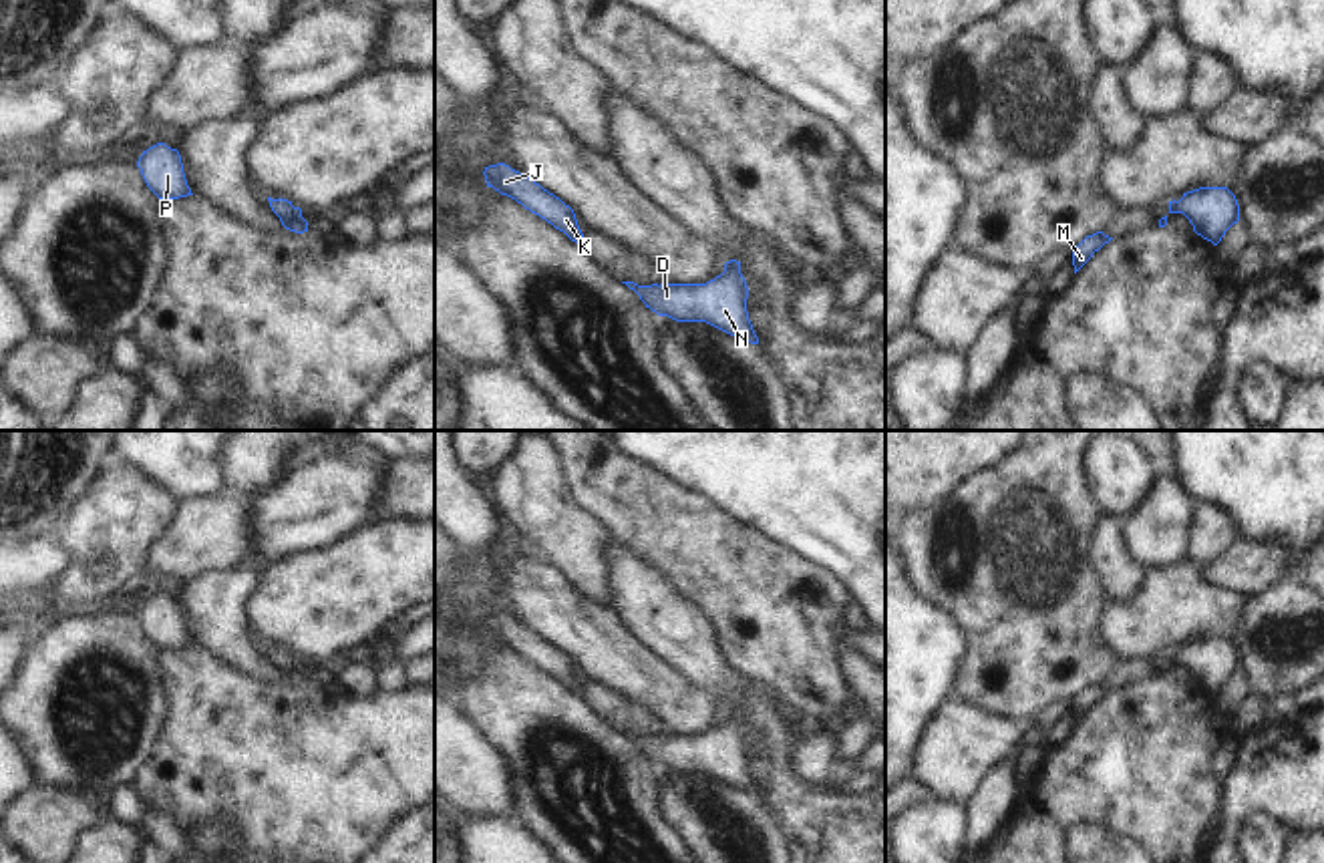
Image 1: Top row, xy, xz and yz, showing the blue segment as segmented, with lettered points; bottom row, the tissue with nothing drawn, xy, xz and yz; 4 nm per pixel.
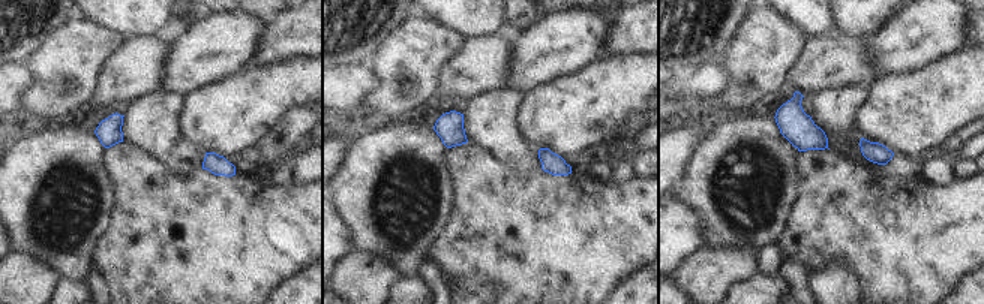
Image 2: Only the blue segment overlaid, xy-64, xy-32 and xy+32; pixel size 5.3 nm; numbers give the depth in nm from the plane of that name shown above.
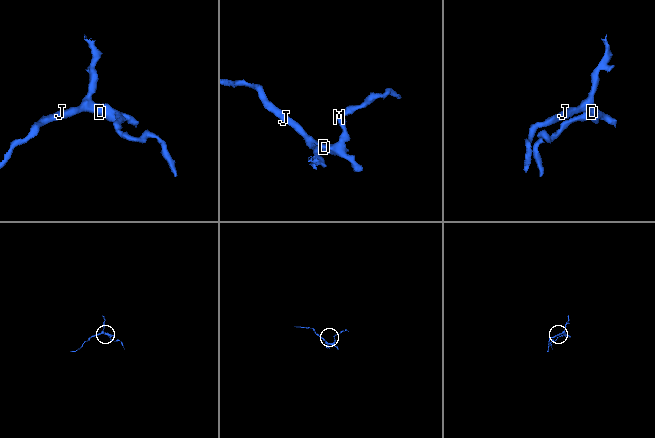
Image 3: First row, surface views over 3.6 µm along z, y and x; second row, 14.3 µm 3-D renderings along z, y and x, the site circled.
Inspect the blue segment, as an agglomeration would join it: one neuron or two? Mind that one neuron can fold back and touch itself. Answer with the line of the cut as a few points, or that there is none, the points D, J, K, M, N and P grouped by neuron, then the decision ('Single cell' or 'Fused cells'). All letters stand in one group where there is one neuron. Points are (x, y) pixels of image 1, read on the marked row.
No split. Groups: D J K M N P. Single cell

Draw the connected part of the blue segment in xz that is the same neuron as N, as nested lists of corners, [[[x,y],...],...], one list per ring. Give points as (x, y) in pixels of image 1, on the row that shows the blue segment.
[[[736,260],[726,262],[724,272],[706,284],[622,284],[658,316],[676,322],[706,322],[730,336],[759,344],[747,312],[749,288]]]

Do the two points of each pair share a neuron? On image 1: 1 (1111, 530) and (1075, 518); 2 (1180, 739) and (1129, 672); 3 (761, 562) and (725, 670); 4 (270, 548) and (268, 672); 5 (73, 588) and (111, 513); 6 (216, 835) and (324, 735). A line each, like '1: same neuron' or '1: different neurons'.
1: different neurons
2: different neurons
3: different neurons
4: different neurons
5: same neuron
6: different neurons

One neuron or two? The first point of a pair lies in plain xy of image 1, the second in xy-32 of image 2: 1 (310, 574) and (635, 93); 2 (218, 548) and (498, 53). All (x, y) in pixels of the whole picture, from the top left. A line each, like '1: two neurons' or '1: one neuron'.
1: one neuron
2: one neuron

